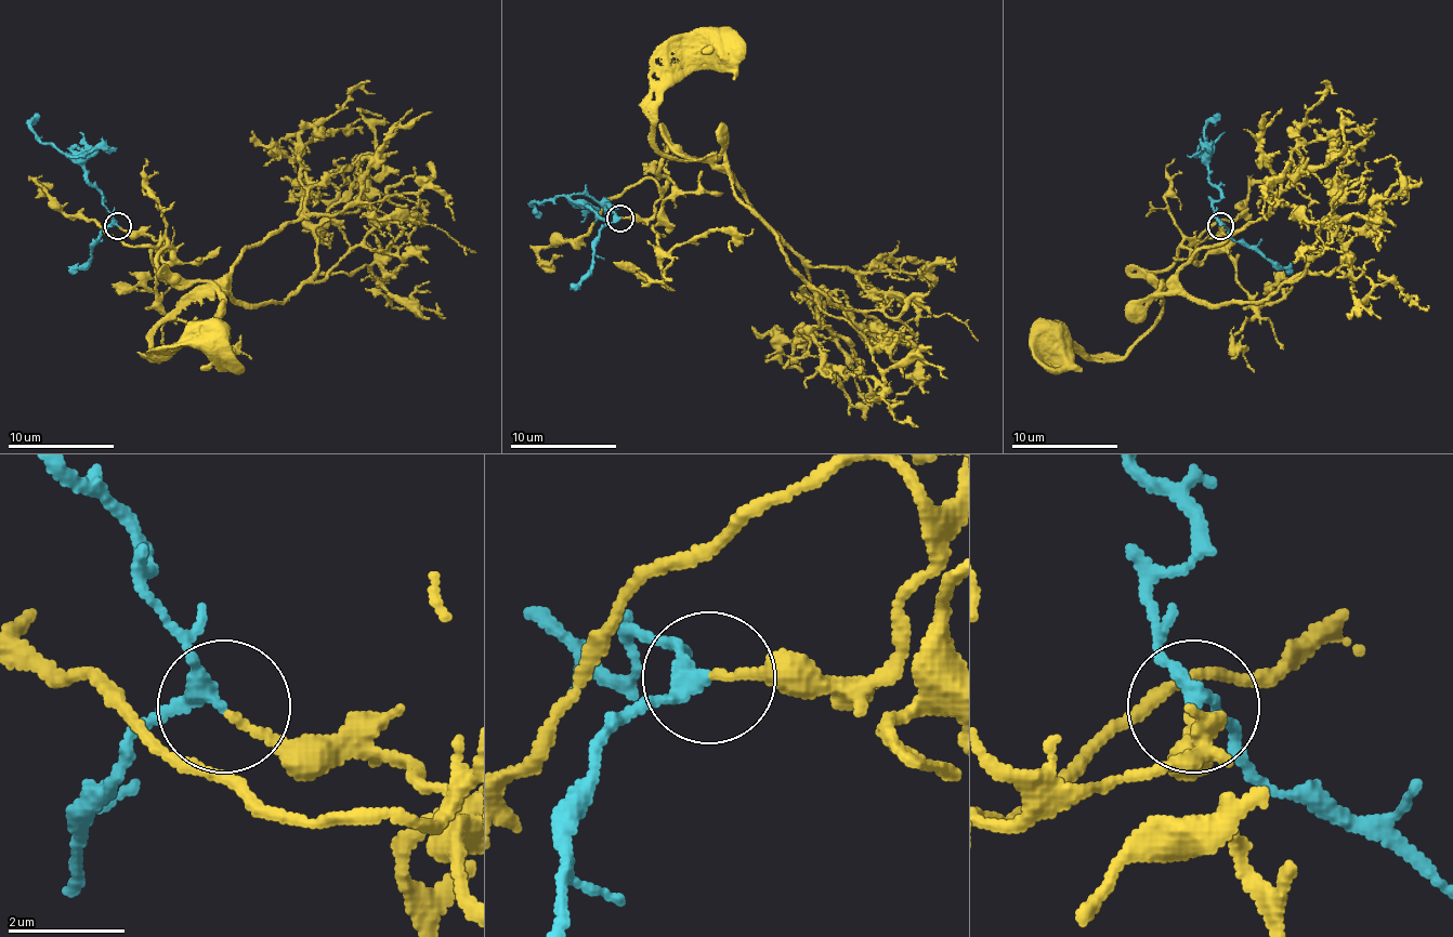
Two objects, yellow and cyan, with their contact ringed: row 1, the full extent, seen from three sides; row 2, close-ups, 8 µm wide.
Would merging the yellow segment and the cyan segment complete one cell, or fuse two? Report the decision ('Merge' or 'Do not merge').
Merge

